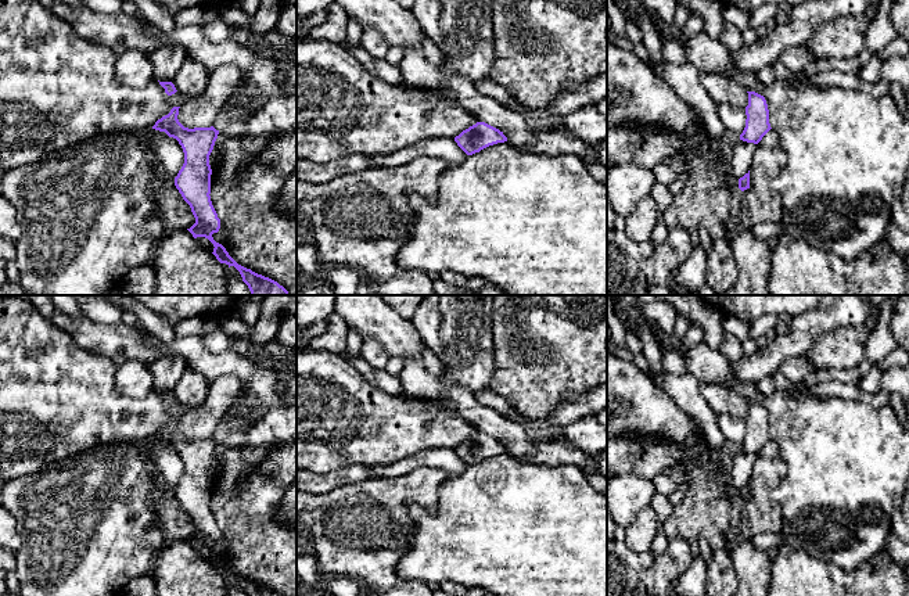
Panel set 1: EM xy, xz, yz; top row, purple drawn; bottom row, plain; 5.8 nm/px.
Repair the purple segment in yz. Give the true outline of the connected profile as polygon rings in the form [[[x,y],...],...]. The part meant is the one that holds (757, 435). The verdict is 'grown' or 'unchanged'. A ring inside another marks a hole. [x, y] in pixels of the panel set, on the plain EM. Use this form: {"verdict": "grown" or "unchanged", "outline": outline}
{"verdict": "unchanged", "outline": [[[755,402],[748,403],[748,416],[745,417],[745,438],[740,450],[758,455],[772,439],[769,434],[769,420],[764,406]]]}

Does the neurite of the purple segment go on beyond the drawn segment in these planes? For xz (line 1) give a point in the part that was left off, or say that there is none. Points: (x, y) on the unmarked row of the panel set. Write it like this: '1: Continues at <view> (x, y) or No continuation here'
1: No continuation here

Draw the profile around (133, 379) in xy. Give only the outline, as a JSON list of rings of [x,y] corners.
[[[129,360],[116,367],[115,389],[126,398],[144,398],[154,389],[154,380],[148,365]]]

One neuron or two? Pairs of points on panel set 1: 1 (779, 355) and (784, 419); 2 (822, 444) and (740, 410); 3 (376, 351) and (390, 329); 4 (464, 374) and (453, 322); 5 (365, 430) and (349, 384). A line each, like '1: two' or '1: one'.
1: two
2: two
3: two
4: one
5: one

